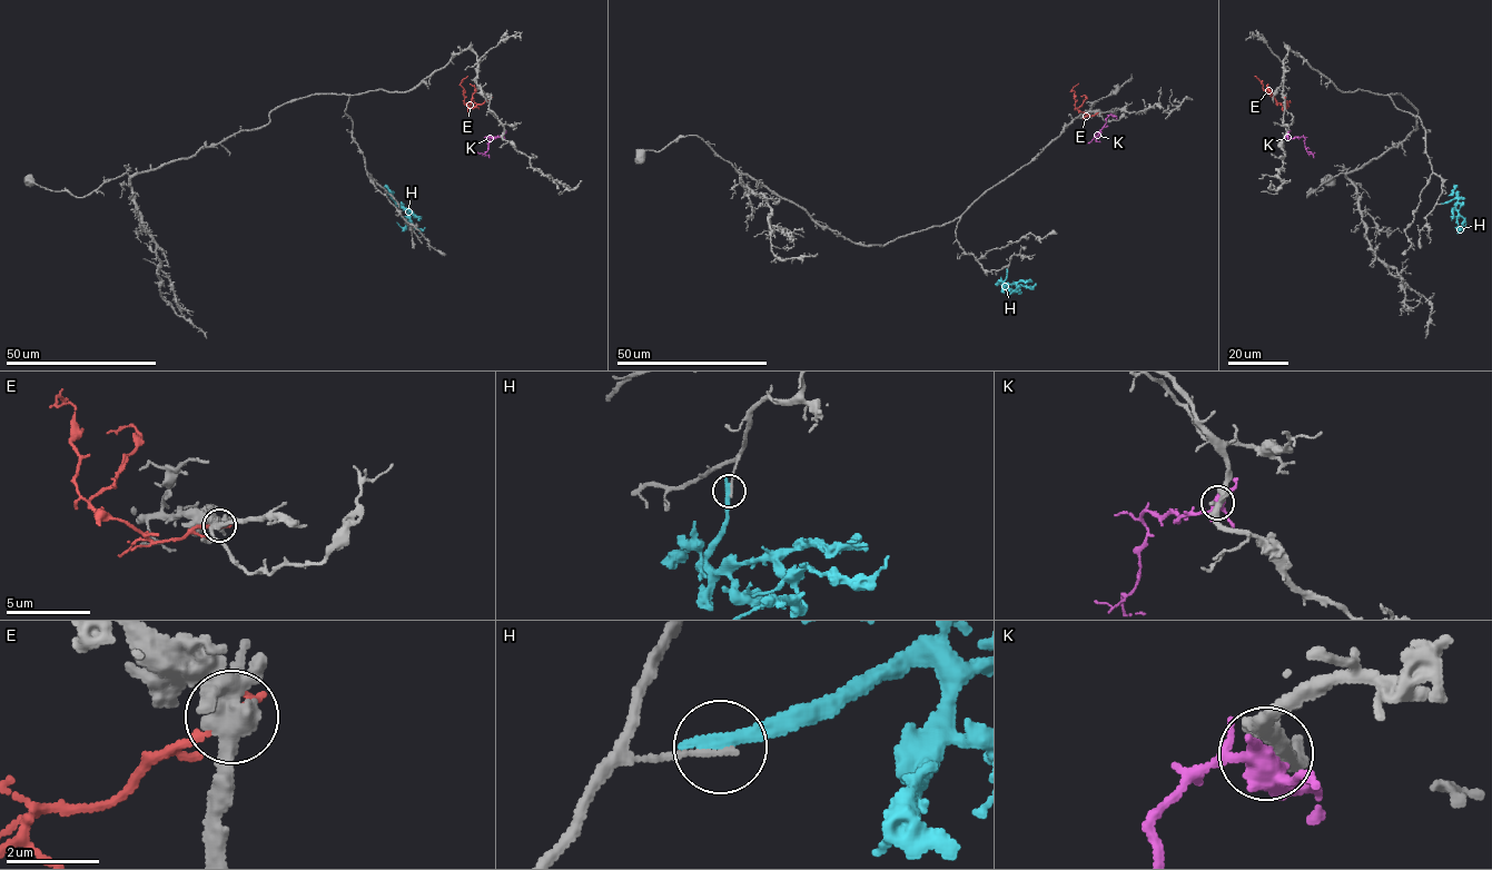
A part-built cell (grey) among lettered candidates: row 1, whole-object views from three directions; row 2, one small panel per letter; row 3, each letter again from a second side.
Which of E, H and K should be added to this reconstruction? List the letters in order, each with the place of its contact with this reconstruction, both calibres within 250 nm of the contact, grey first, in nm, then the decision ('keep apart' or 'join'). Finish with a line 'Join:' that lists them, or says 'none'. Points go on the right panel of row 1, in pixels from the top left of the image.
E: meets grey at (1284, 98); 440 nm thick on the grey side, 240 nm on the other; keep apart
H: meets grey at (1443, 204); 130 nm thick on the grey side, 340 nm on the other; keep apart
K: meets grey at (1286, 135); 320 nm thick on the grey side, 400 nm on the other; keep apart
Join: none

